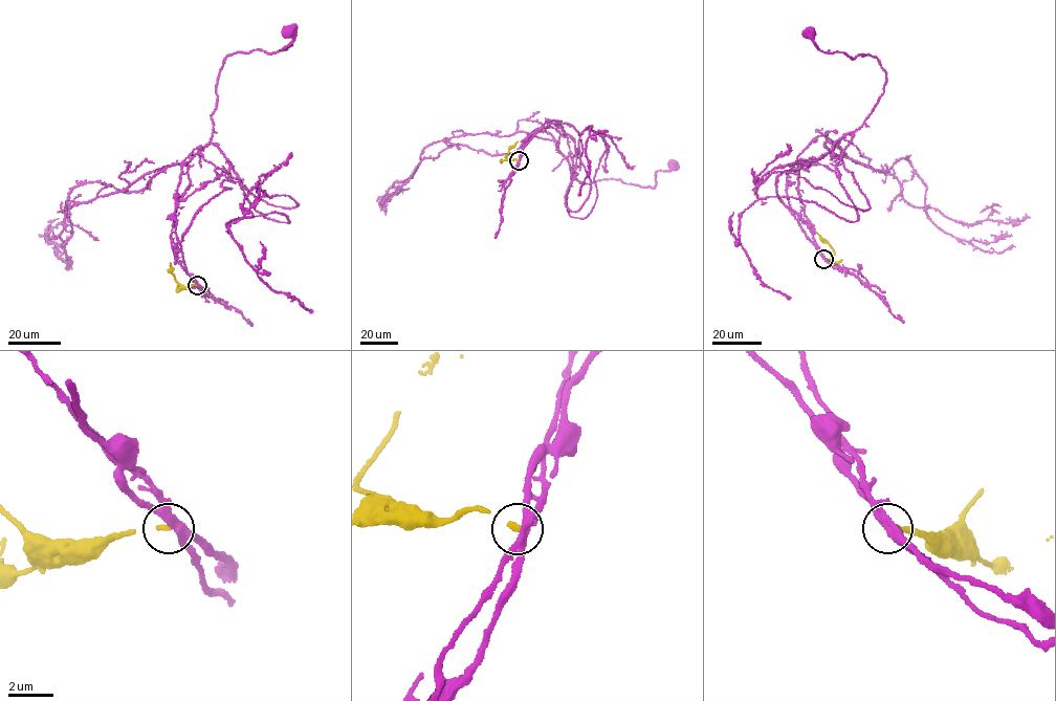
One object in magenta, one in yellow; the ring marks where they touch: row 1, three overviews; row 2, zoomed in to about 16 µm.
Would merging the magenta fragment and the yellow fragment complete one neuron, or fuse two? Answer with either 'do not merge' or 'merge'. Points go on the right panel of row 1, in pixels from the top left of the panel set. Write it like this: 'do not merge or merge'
do not merge

